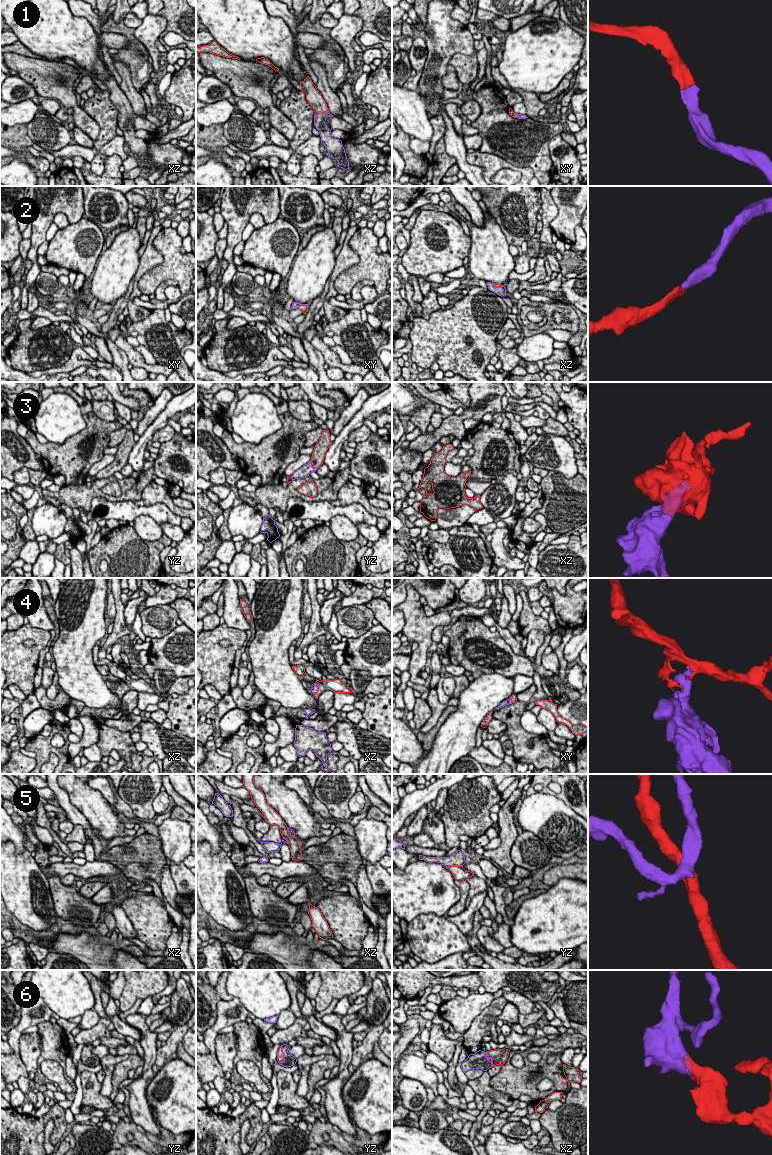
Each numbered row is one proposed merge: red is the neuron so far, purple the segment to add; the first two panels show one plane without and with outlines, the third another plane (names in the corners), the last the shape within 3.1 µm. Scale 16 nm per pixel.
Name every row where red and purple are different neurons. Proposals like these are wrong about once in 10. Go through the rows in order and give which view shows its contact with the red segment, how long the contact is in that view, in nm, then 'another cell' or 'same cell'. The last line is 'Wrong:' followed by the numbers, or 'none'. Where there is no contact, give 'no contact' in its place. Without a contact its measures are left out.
1: meets red in xz; contact 240 nm long; same cell
2: meets red in xy; contact 180 nm long; same cell
3: meets red in yz; contact 190 nm long; same cell
4: meets red in xz; contact 200 nm long; same cell
5: meets red in yz; contact 280 nm long; another cell
6: meets red in yz; contact 280 nm long; same cell
Wrong: 5

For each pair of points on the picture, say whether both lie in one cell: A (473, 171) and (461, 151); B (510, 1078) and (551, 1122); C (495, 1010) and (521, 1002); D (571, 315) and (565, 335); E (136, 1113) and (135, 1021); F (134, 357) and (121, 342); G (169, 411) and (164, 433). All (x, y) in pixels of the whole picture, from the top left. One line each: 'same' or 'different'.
A: same
B: different
C: different
D: different
E: same
F: same
G: different

